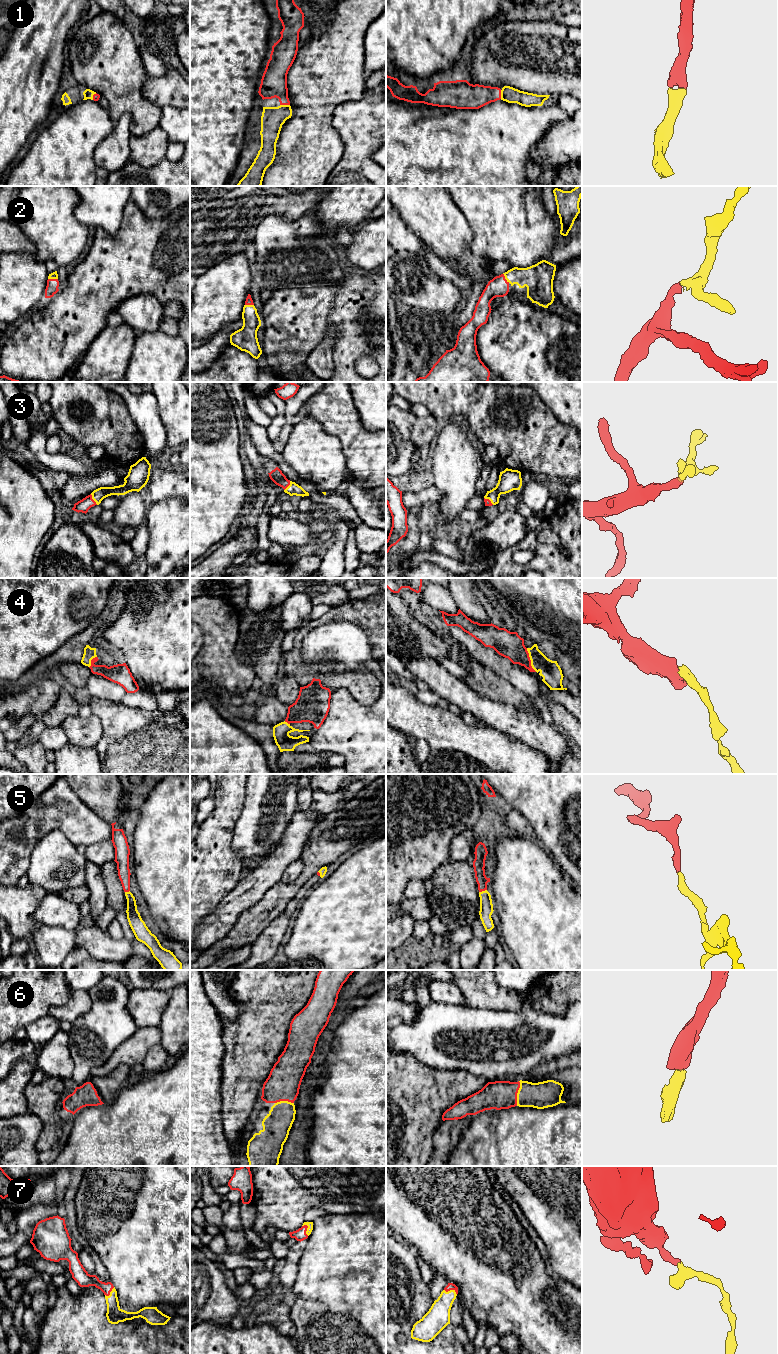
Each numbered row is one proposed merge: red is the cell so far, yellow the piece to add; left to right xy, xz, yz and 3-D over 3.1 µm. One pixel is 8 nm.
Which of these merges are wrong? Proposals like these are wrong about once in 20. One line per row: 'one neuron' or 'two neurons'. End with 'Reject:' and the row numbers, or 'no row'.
1: one neuron
2: one neuron
3: one neuron
4: one neuron
5: one neuron
6: one neuron
7: one neuron
Reject: no row

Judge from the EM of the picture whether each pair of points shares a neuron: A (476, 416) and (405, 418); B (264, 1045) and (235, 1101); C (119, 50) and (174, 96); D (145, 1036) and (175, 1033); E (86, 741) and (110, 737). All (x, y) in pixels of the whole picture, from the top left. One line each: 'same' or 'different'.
A: different
B: same
C: different
D: different
E: different

